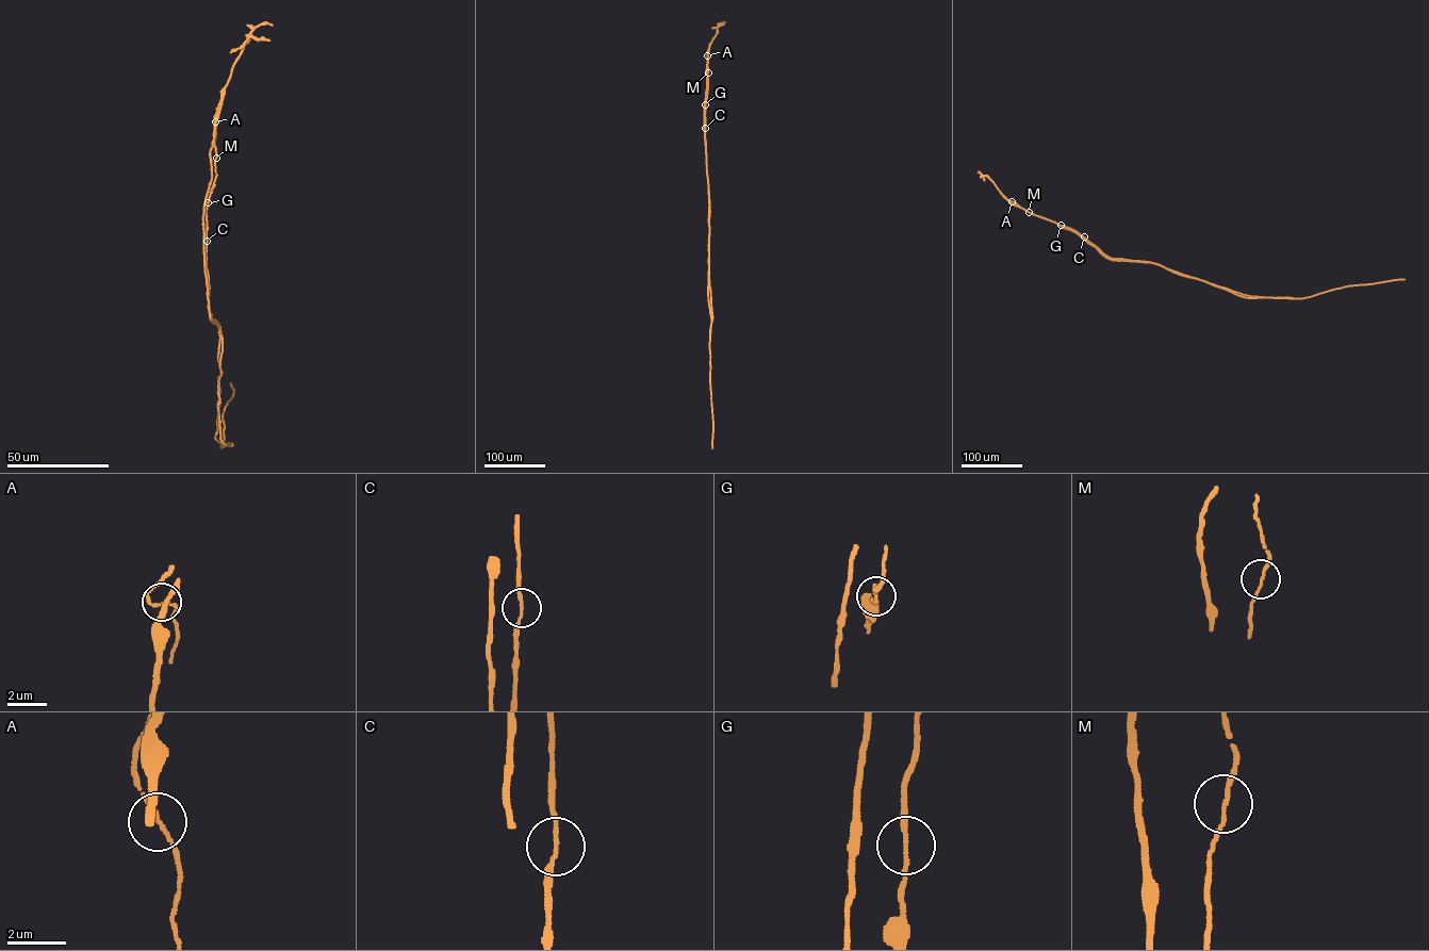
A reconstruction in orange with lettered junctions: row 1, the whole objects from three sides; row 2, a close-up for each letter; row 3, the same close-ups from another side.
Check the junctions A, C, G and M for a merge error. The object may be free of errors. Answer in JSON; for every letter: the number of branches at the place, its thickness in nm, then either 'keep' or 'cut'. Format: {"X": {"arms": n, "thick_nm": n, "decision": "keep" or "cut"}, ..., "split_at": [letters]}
{"A": {"arms": 2, "thick_nm": 110, "decision": "keep"}, "C": {"arms": 2, "thick_nm": 130, "decision": "keep"}, "G": {"arms": 2, "thick_nm": 160, "decision": "keep"}, "M": {"arms": 2, "thick_nm": 120, "decision": "keep"}, "split_at": []}

